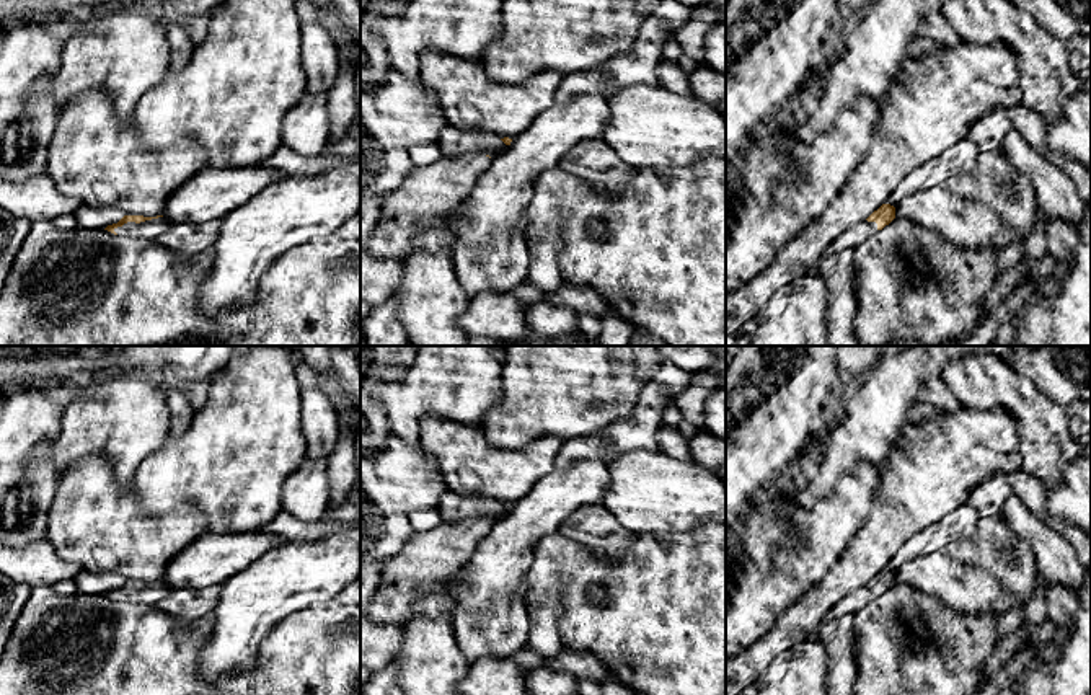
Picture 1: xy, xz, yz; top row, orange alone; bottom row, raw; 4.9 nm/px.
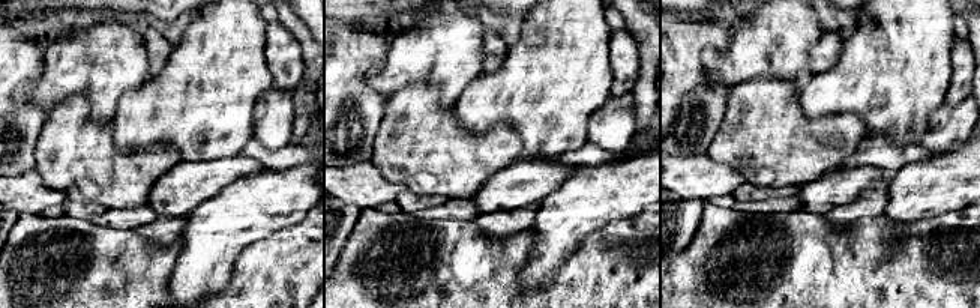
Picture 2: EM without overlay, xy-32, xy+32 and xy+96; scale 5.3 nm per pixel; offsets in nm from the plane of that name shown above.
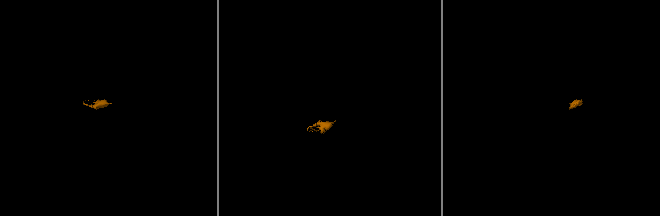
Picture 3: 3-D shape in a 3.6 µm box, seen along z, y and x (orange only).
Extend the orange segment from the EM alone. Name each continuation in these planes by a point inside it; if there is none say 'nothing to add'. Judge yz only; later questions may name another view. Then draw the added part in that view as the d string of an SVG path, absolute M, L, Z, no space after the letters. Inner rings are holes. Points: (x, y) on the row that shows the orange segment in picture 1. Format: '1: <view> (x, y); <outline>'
1: yz (855, 235); M858 222L856 225L845 230L841 235L838 235L832 245L827 248L827 253L837 253L843 250L855 250L863 241L871 238L877 232L876 222Z

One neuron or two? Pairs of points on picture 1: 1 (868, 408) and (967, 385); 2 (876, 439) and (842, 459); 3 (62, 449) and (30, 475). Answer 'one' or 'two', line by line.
1: two
2: one
3: two

